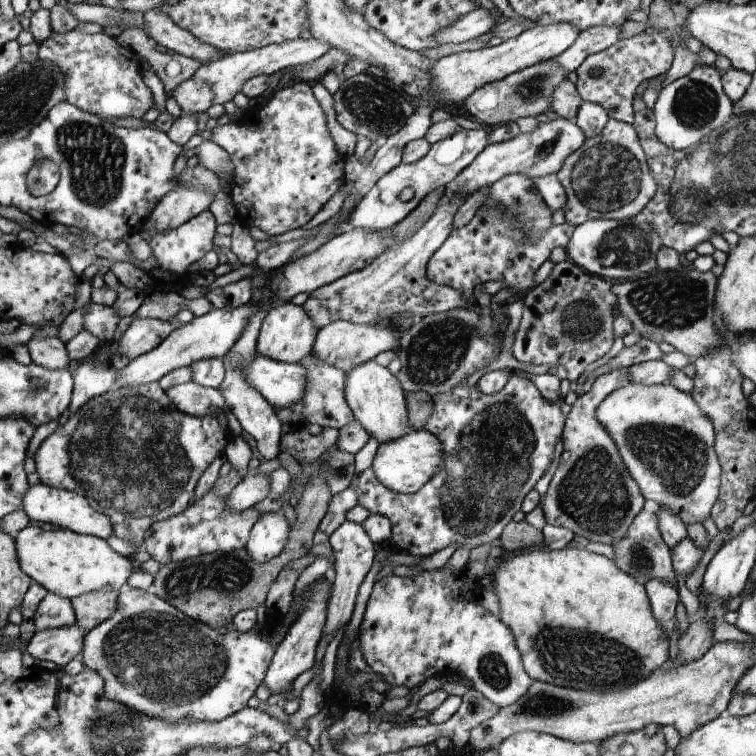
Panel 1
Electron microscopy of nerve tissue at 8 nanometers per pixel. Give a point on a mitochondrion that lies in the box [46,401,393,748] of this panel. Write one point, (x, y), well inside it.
(169, 660)

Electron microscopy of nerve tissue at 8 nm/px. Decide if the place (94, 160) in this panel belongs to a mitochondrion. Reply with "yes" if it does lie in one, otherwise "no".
yes

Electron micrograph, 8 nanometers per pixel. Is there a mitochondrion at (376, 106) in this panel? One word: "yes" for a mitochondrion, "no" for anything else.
yes

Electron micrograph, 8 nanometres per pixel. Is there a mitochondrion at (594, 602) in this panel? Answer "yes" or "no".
no

